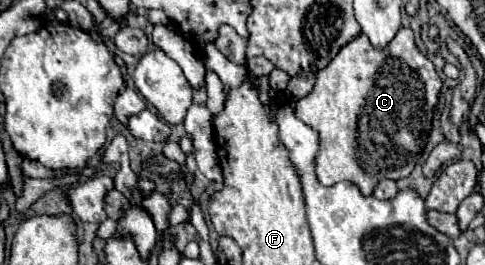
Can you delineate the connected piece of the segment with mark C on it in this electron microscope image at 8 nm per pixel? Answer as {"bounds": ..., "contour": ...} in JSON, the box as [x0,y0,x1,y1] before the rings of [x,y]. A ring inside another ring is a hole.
{"bounds":[295,28,443,196],"contour":[[[399,28],[389,46],[381,50],[373,48],[363,32],[353,38],[353,42],[347,42],[329,62],[329,66],[317,70],[317,82],[311,94],[295,102],[297,118],[315,128],[321,138],[319,156],[315,160],[319,182],[323,186],[333,186],[347,180],[357,184],[361,194],[369,196],[373,194],[373,188],[381,178],[399,180],[403,176],[409,176],[427,144],[441,86],[443,82],[437,76],[433,62],[417,48],[411,28]],[[359,122],[371,122],[371,132],[361,134]]]}

